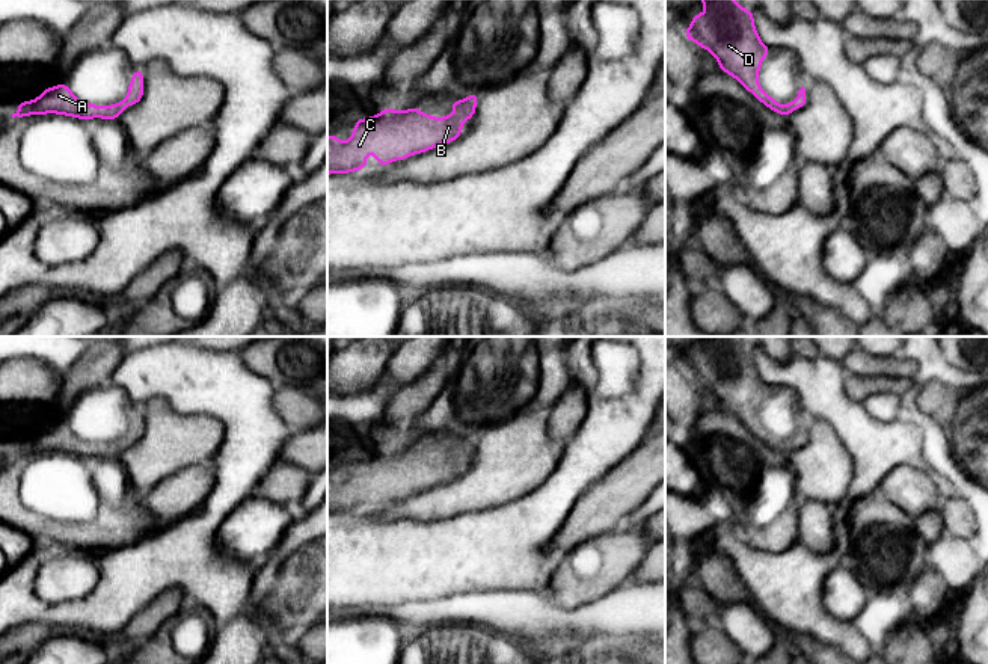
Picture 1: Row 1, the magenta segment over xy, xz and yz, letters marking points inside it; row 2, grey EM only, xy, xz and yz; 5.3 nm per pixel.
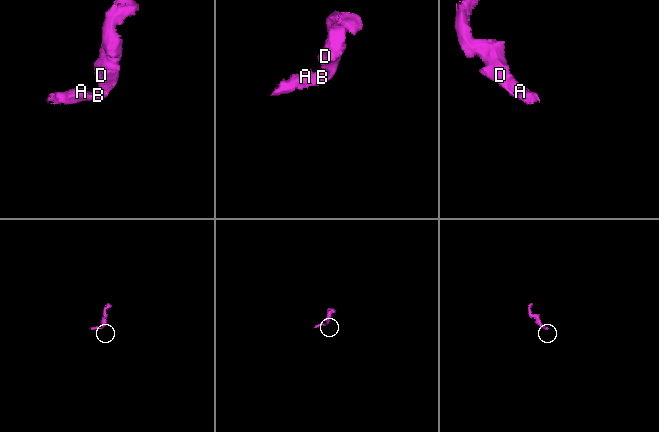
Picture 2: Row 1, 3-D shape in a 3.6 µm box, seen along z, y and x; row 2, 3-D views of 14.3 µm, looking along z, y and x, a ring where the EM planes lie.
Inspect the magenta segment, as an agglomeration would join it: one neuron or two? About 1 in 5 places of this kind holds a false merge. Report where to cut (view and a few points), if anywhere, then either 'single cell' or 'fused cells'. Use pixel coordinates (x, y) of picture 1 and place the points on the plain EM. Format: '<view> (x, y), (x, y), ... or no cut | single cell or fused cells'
no cut | single cell

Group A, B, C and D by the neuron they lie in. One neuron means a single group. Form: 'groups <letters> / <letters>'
groups A B C D

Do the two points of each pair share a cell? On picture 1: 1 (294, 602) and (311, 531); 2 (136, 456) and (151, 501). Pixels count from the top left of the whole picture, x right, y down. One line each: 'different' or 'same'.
1: same
2: different

